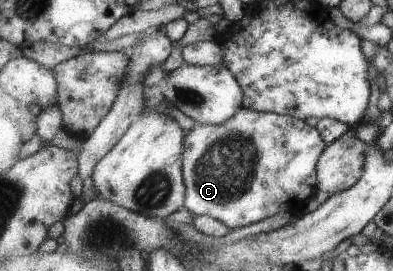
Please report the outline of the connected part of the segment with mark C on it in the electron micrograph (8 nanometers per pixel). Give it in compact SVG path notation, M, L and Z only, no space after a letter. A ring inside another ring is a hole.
M242 108L222 125L196 123L193 129L188 132L187 139L185 139L184 168L182 171L188 196L185 199L184 208L195 214L195 216L207 216L213 217L213 219L219 219L219 221L225 223L229 229L248 226L273 215L277 215L277 213L289 212L293 216L300 216L305 207L307 207L307 199L311 199L311 195L318 190L318 165L320 164L321 155L323 155L327 148L328 144L321 136L321 131L317 126L311 127L311 125L305 123L304 120L289 115L259 112L249 108Z

